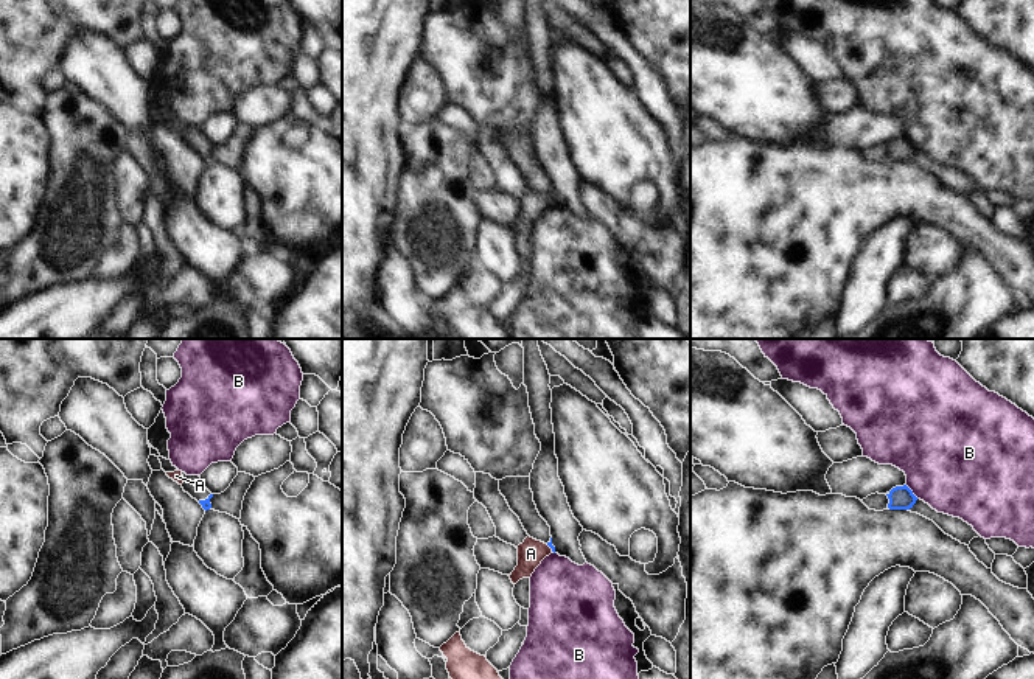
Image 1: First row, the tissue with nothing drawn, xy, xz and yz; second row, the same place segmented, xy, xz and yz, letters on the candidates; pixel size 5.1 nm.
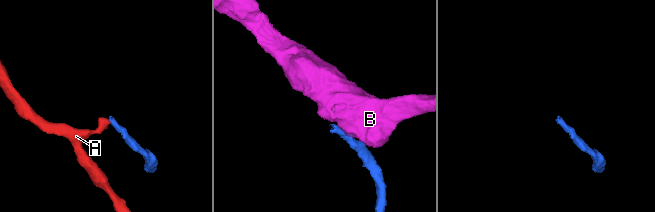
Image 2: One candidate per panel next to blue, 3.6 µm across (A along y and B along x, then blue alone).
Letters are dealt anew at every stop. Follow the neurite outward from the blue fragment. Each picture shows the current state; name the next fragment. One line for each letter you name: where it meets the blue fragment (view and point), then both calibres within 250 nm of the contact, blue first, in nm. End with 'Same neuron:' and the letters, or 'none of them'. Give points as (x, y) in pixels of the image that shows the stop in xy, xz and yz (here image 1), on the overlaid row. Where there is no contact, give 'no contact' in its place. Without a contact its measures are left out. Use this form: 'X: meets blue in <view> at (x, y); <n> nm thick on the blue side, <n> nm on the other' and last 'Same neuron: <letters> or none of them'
Same neuron: none of them

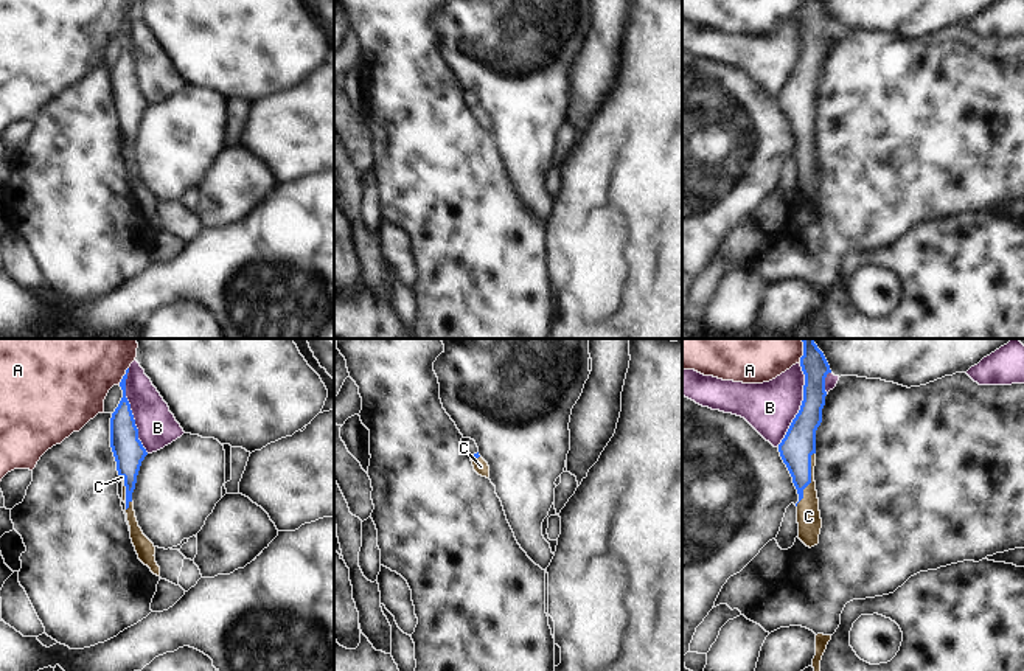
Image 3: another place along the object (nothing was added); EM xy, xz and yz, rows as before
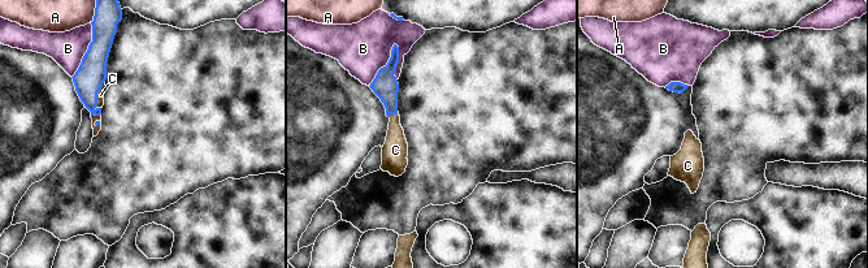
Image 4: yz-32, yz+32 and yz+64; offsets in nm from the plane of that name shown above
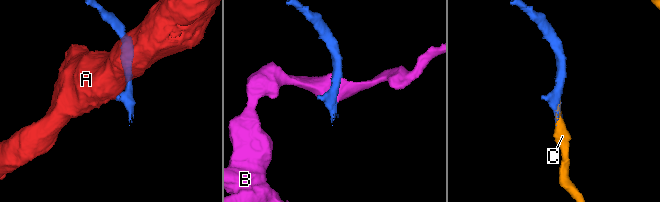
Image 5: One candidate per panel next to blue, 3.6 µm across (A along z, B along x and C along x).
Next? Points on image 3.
C: meets blue in yz at (810, 479); 170 nm thick on the blue side, 130 nm on the other
Same neuron: C

